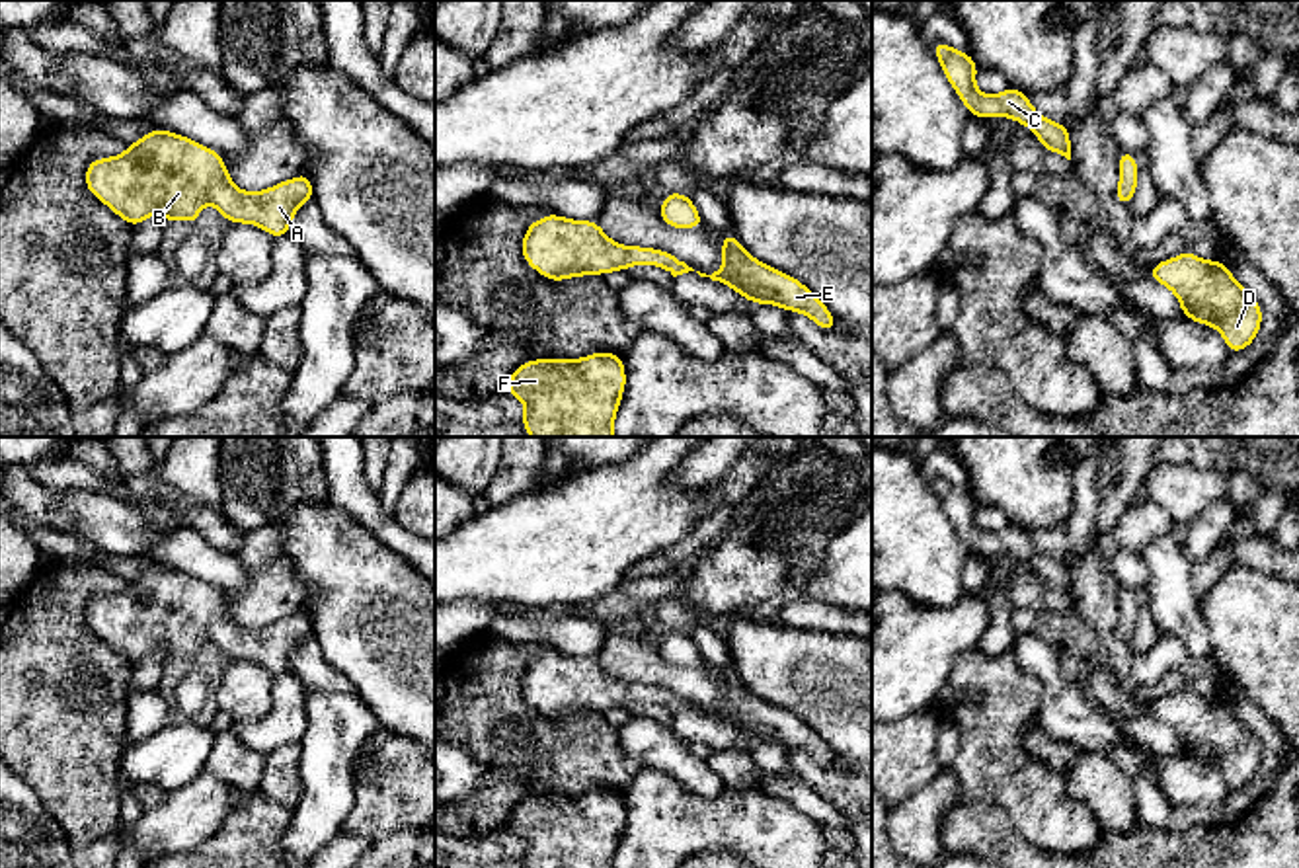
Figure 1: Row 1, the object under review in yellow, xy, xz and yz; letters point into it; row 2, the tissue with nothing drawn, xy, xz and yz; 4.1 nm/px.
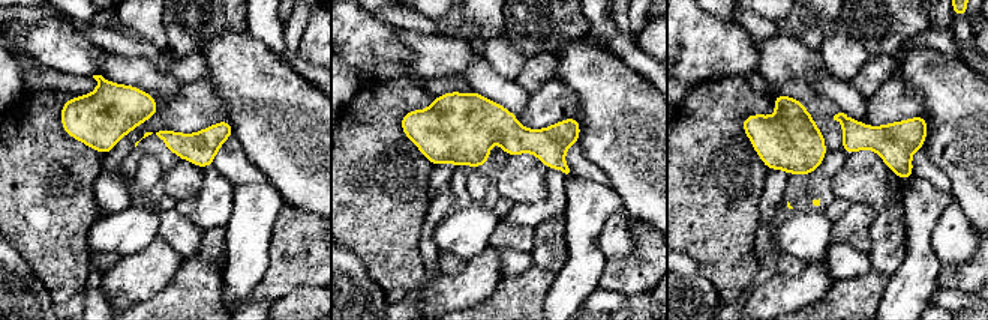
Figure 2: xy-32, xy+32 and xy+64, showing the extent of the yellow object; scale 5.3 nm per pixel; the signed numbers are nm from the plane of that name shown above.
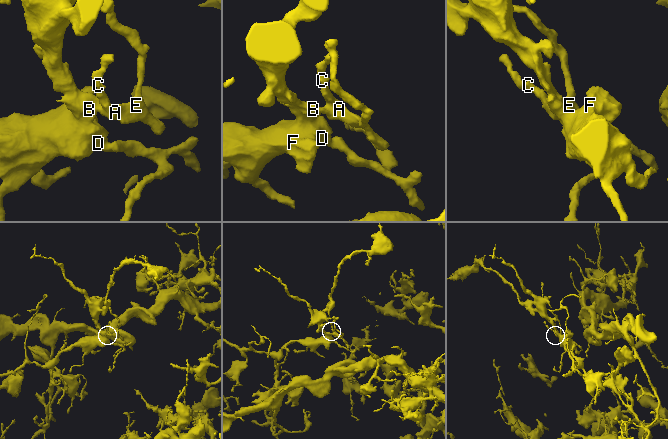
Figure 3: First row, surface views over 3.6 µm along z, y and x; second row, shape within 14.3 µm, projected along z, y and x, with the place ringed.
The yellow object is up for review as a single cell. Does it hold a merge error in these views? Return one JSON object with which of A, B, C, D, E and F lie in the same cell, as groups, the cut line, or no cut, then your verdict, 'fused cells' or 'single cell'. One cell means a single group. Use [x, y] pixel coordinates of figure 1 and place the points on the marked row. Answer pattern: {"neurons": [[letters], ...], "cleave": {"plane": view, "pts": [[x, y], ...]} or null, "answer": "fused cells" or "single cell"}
{"neurons": [["A", "B", "C", "D", "E", "F"]], "cleave": null, "answer": "single cell"}

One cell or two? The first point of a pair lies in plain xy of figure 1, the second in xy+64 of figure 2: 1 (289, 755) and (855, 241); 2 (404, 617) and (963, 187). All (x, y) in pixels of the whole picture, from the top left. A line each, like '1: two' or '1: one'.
1: two
2: one

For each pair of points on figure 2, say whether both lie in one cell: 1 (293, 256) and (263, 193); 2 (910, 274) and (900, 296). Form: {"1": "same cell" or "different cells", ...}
{"1": "different cells", "2": "same cell"}

